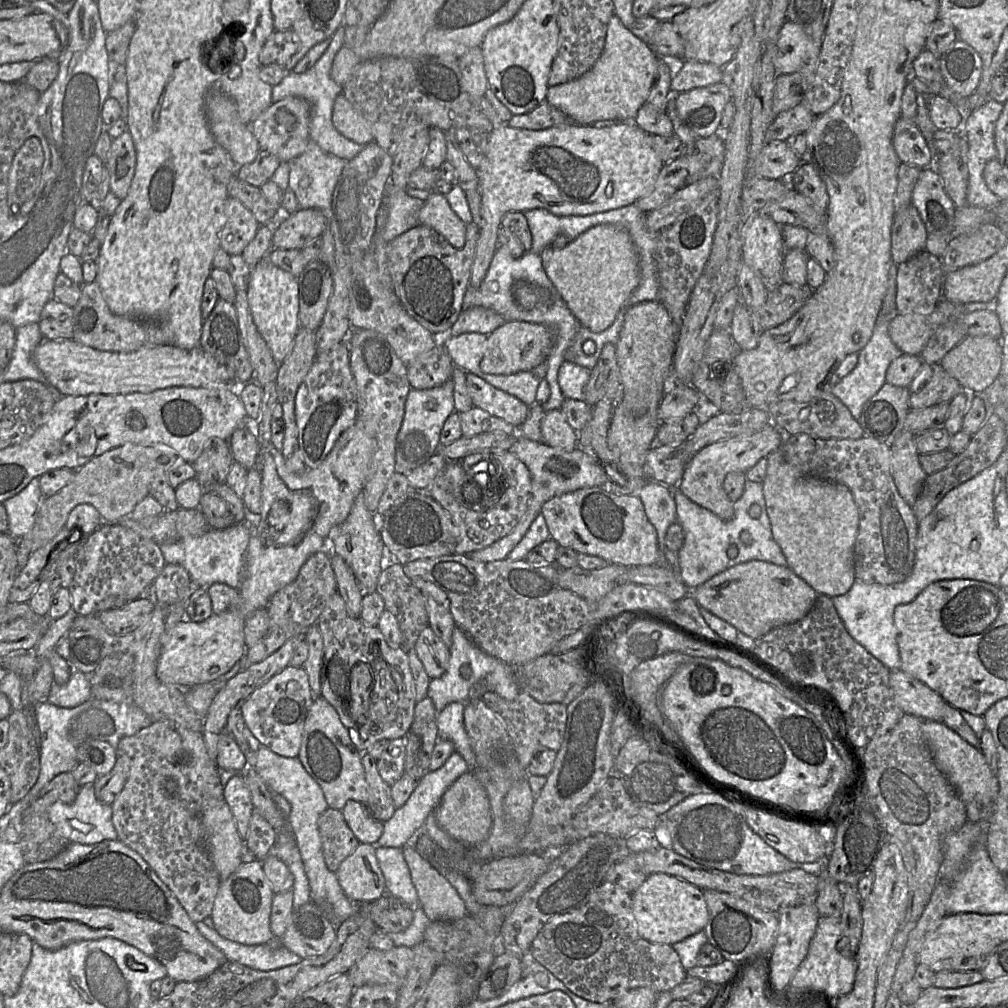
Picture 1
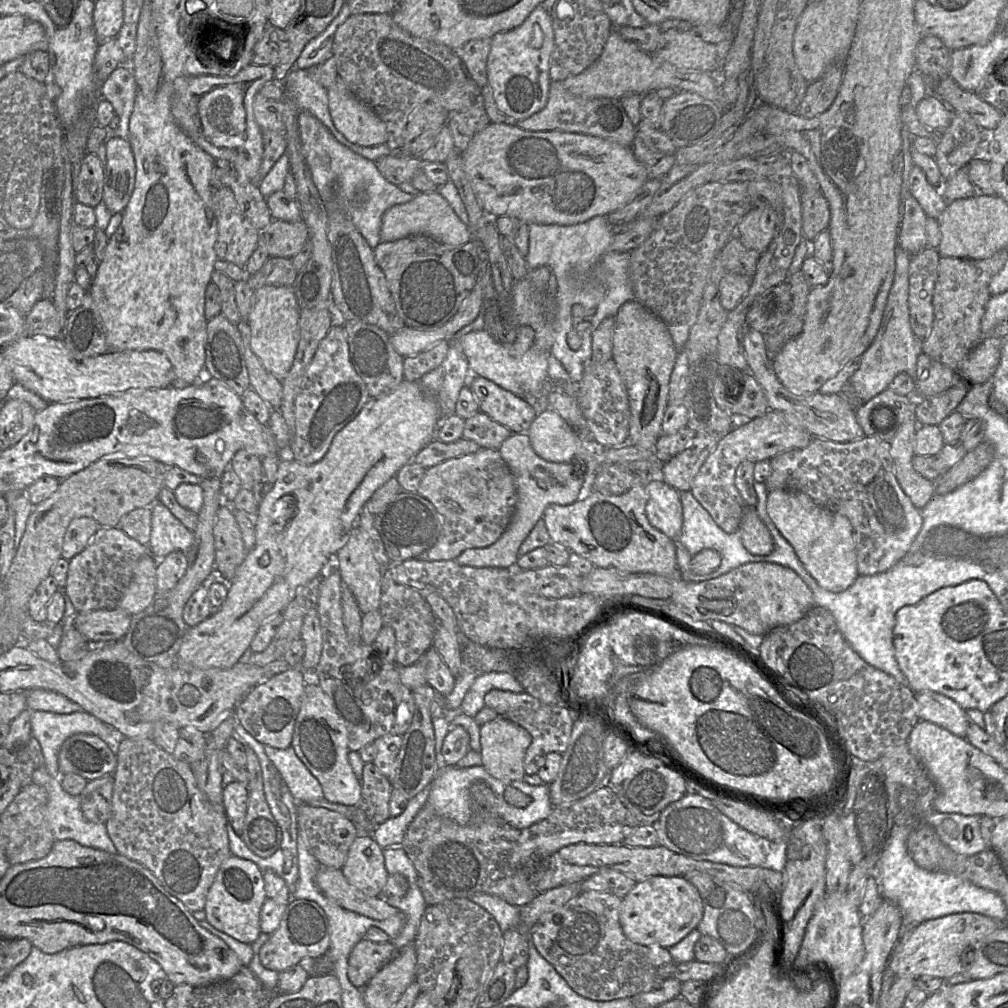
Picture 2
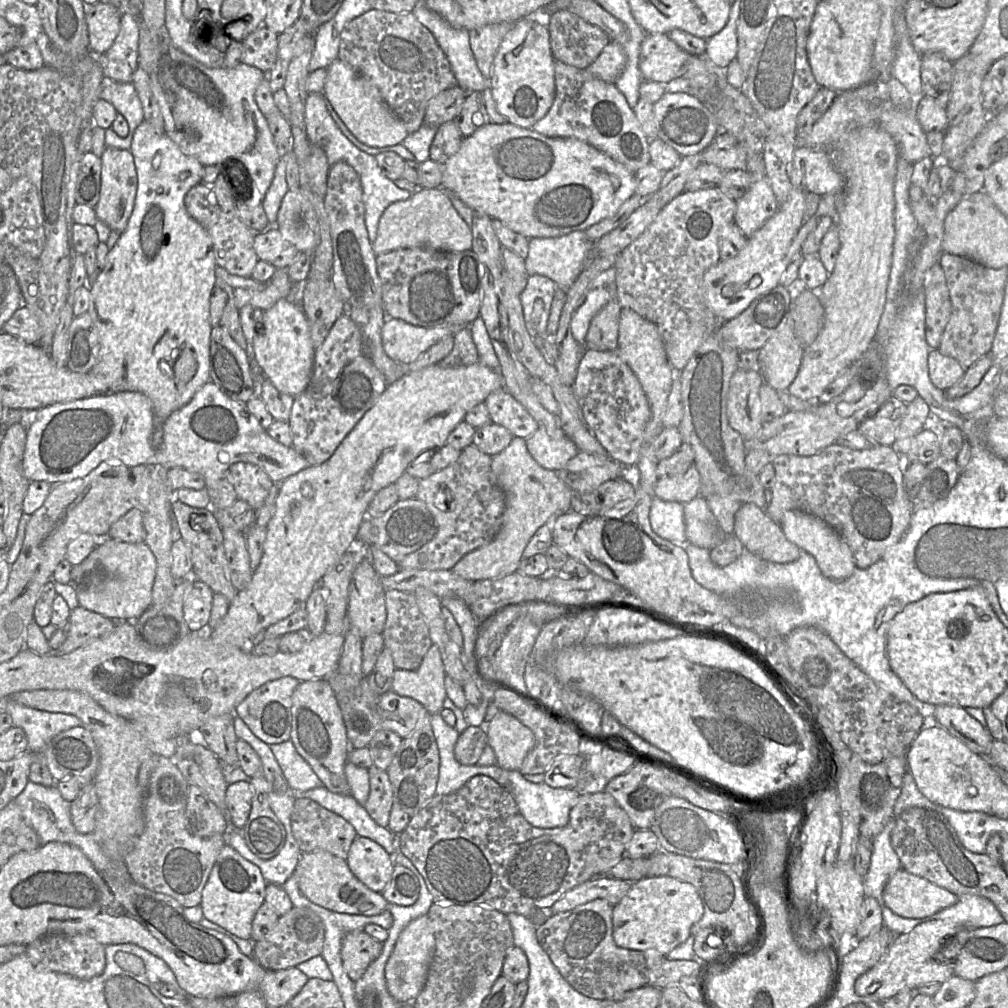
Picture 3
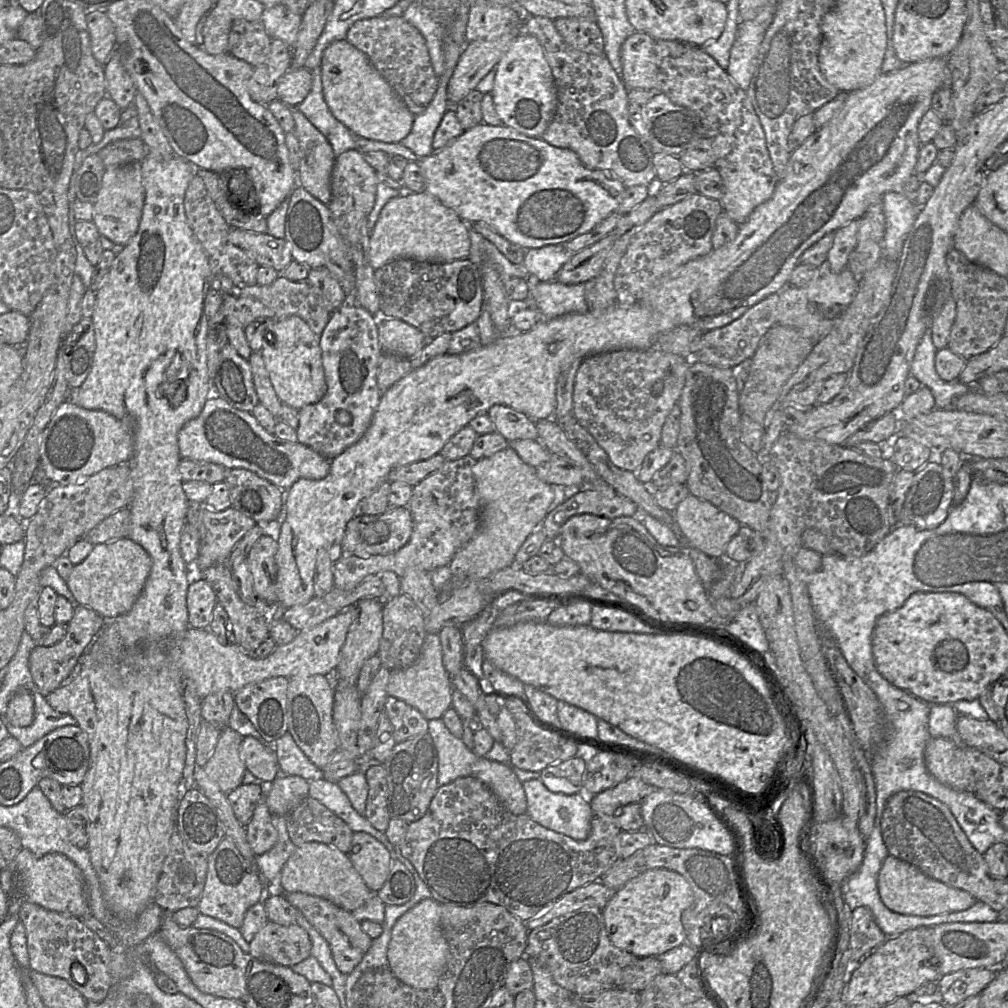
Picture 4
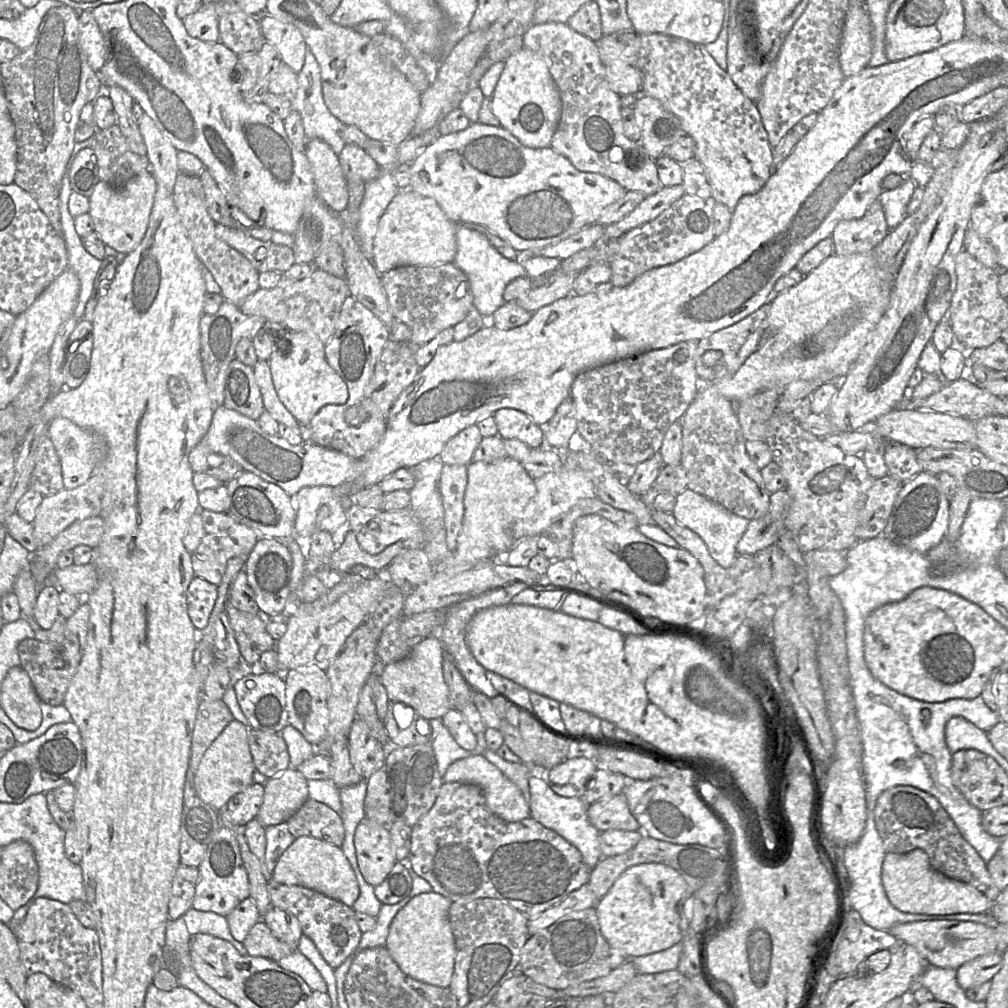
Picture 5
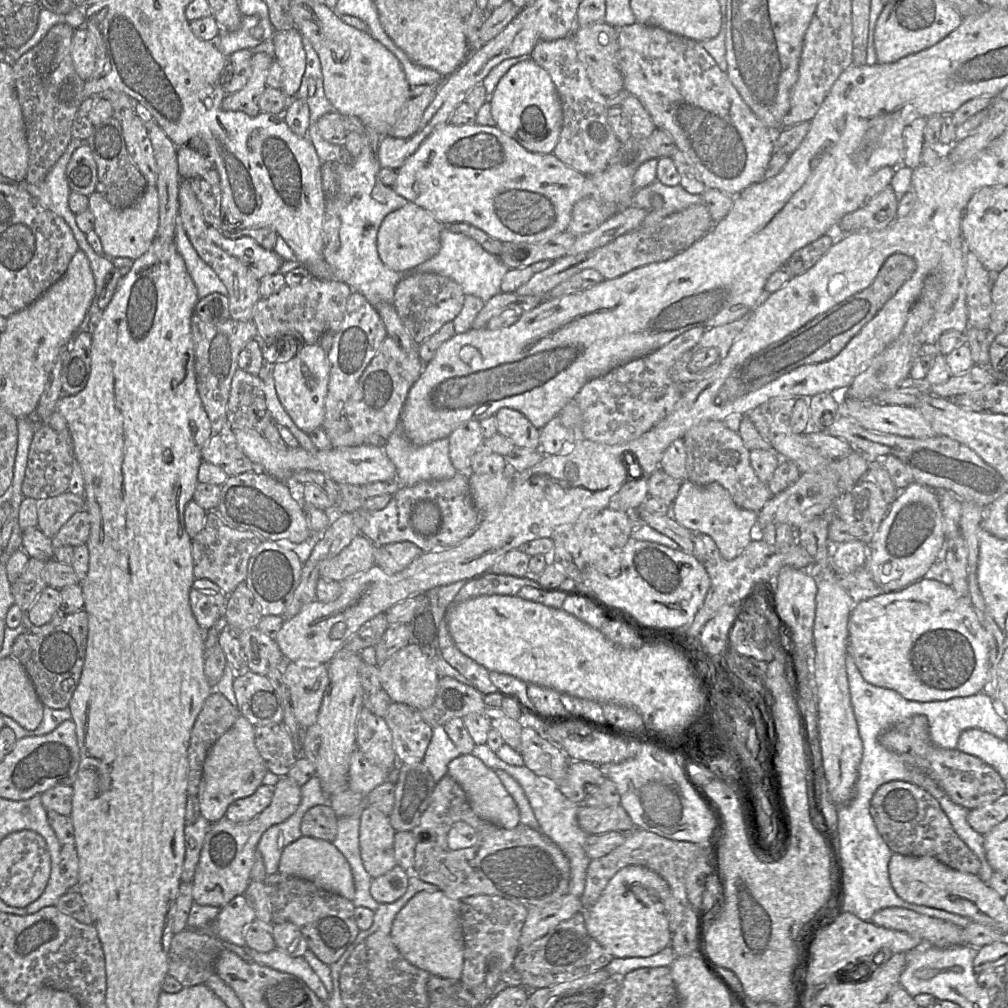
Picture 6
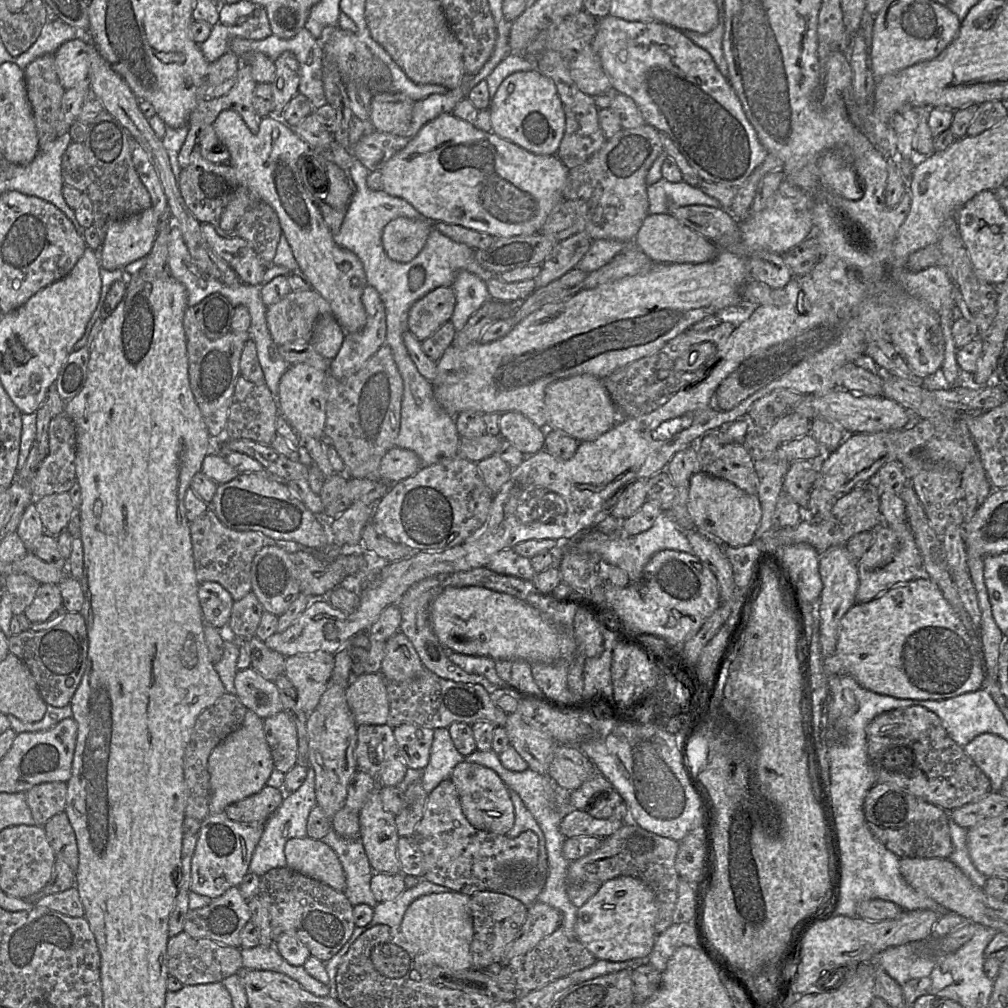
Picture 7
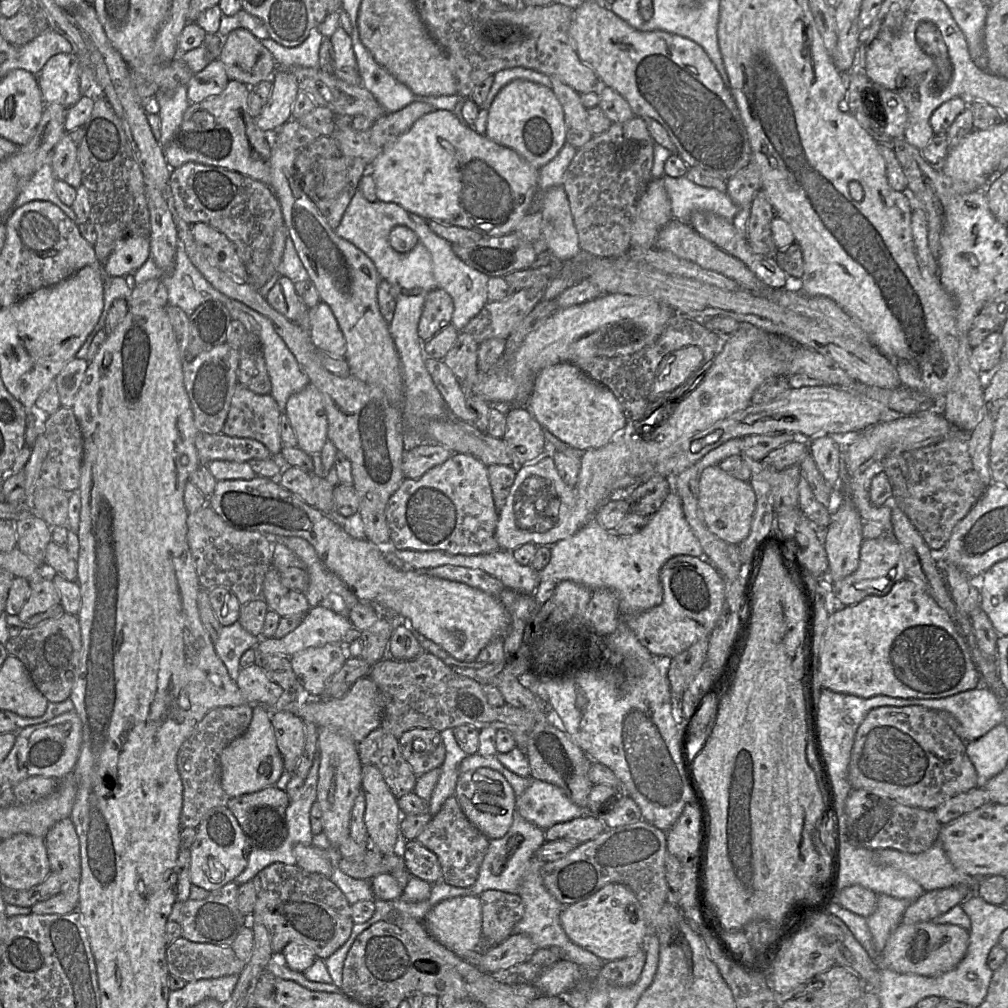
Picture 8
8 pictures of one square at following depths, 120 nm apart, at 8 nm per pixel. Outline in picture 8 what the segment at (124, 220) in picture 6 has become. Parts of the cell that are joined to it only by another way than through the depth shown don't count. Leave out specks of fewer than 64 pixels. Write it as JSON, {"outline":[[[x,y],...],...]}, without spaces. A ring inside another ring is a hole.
{"outline":[[[127,237],[120,240],[102,263],[104,274],[126,277],[138,270],[150,258],[149,237]]]}

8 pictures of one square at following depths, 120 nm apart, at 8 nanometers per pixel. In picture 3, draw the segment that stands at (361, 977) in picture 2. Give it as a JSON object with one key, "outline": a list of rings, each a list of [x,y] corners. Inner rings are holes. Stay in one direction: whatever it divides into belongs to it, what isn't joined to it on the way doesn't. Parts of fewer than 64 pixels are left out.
{"outline":[[[363,929],[345,935],[341,947],[341,959],[345,972],[355,982],[368,966],[380,955],[383,943],[366,934]]]}

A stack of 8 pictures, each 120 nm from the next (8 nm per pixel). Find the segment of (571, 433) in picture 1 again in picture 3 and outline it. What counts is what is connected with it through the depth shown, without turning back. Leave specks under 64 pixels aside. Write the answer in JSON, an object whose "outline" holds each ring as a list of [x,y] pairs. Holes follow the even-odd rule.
{"outline":[[[539,426],[526,439],[526,445],[531,456],[540,466],[556,472],[563,469],[568,461],[580,452],[559,426],[557,428]]]}

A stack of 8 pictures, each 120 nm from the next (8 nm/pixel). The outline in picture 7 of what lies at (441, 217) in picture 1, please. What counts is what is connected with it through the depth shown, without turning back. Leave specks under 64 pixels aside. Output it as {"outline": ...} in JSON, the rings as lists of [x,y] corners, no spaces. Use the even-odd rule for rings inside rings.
{"outline":[[[399,217],[383,229],[382,244],[387,256],[399,263],[413,260],[424,247],[433,223],[425,218]]]}

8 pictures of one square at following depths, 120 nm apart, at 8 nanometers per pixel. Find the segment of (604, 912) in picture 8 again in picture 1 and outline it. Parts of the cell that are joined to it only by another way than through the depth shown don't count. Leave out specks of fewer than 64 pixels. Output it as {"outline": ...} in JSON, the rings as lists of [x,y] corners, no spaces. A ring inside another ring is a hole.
{"outline":[[[663,873],[651,874],[631,896],[639,936],[648,942],[672,946],[703,931],[708,922],[703,891],[677,877]]]}

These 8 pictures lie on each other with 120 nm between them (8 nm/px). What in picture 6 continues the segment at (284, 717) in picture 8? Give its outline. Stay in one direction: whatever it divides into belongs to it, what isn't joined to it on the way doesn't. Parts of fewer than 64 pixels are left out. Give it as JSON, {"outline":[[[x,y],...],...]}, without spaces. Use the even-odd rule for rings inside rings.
{"outline":[[[282,722],[275,726],[255,727],[254,737],[255,746],[264,760],[267,771],[280,778],[287,776],[297,757],[285,724]]]}

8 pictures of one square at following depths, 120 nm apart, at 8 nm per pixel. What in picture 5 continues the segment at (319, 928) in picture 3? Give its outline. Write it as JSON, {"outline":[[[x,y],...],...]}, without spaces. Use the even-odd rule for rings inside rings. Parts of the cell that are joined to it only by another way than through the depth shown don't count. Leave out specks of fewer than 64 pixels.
{"outline":[[[262,919],[250,929],[242,944],[248,956],[263,957],[275,962],[294,952],[289,945],[271,933]]]}

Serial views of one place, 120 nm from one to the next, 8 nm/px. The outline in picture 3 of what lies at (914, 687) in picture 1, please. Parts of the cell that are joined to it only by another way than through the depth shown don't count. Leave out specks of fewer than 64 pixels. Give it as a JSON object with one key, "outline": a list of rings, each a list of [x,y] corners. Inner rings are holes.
{"outline":[[[937,705],[931,707],[931,710],[939,726],[960,739],[975,753],[988,757],[994,739],[987,727],[972,717],[965,708]]]}

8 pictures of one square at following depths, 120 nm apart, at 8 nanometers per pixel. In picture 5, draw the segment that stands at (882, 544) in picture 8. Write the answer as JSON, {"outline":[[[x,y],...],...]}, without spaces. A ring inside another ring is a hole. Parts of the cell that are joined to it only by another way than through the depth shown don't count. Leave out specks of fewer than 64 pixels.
{"outline":[[[921,471],[904,482],[882,535],[897,546],[925,553],[945,539],[949,505],[950,501],[943,492],[938,477]]]}

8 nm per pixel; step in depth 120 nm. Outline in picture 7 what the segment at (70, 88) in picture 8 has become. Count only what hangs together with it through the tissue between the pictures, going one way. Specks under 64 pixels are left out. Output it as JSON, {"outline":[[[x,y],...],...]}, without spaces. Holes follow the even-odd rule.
{"outline":[[[86,36],[62,44],[54,53],[54,60],[58,78],[66,91],[86,80],[89,72]]]}

